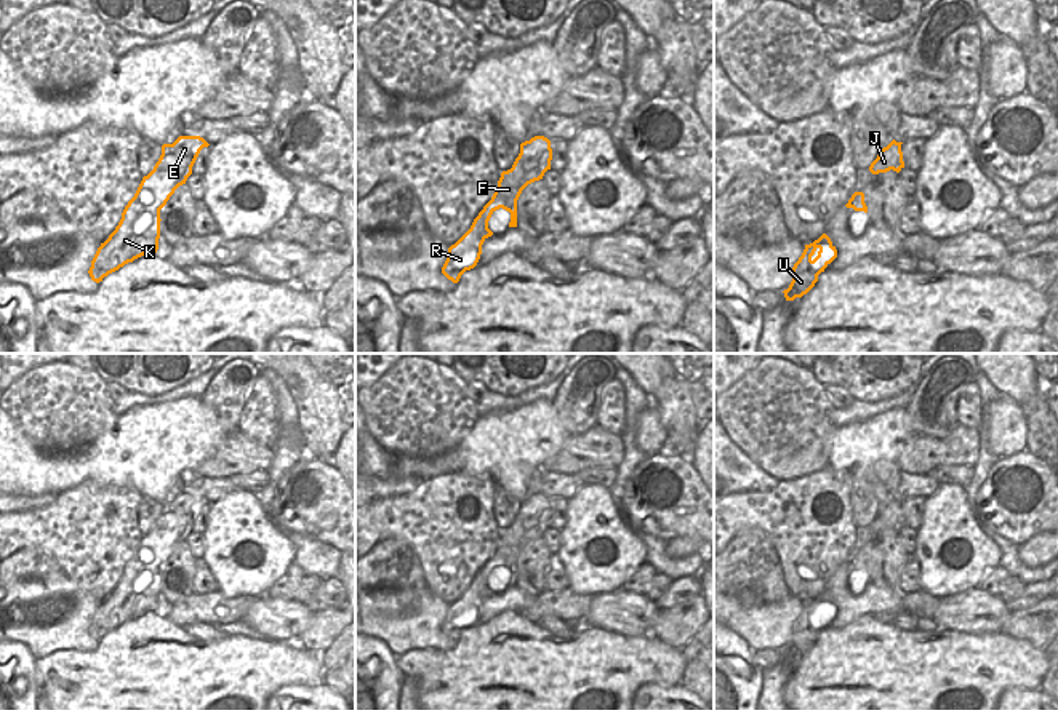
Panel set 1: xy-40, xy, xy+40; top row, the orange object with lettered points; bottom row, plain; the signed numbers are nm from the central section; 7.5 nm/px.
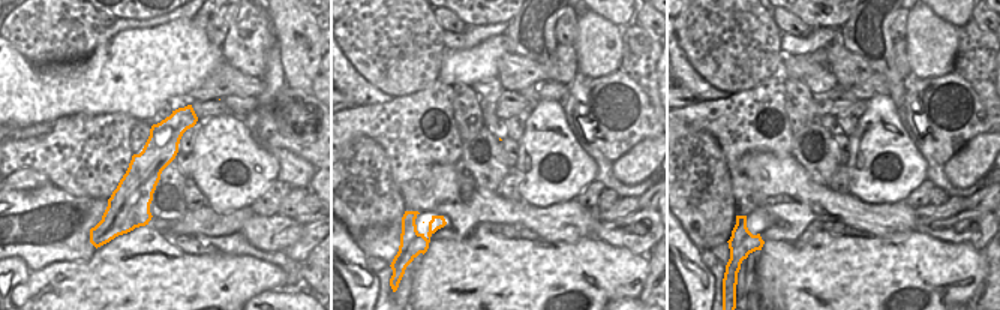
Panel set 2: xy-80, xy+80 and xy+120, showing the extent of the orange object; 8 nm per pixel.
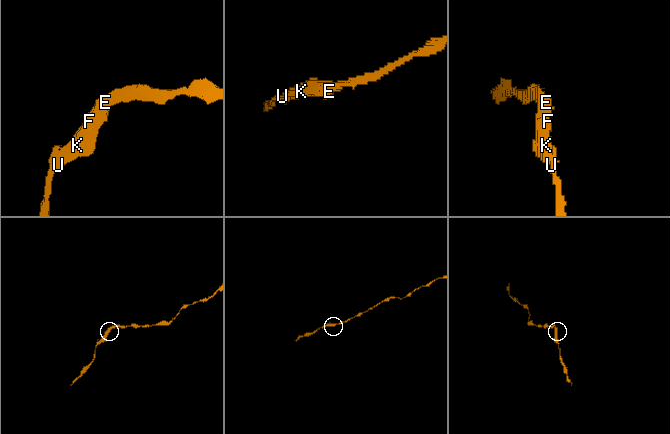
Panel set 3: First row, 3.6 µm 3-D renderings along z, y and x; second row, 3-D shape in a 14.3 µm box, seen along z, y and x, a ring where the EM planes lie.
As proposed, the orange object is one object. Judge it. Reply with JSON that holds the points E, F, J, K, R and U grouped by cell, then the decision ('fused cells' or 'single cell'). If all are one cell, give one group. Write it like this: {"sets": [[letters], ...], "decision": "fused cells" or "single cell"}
{"sets": [["E", "F", "J", "K", "R", "U"]], "decision": "single cell"}

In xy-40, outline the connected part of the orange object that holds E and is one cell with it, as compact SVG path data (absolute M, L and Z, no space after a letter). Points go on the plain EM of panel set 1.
M179 494L173 502L162 504L154 528L142 536L118 584L98 606L88 628L93 640L99 641L125 622L147 611L157 611L160 568L174 548L186 542L200 509L208 504L200 494Z

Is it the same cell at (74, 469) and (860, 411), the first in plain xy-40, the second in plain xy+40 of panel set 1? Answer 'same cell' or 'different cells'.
different cells

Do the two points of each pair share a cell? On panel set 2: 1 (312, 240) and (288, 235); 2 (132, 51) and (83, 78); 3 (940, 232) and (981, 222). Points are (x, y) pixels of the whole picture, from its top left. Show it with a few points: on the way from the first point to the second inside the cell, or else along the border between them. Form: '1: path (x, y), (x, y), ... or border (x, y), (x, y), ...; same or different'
1: border (303, 225), (302, 235), (281, 250); different
2: path (120, 63), (105, 78), (95, 78); same
3: path (951, 229), (970, 228); same

